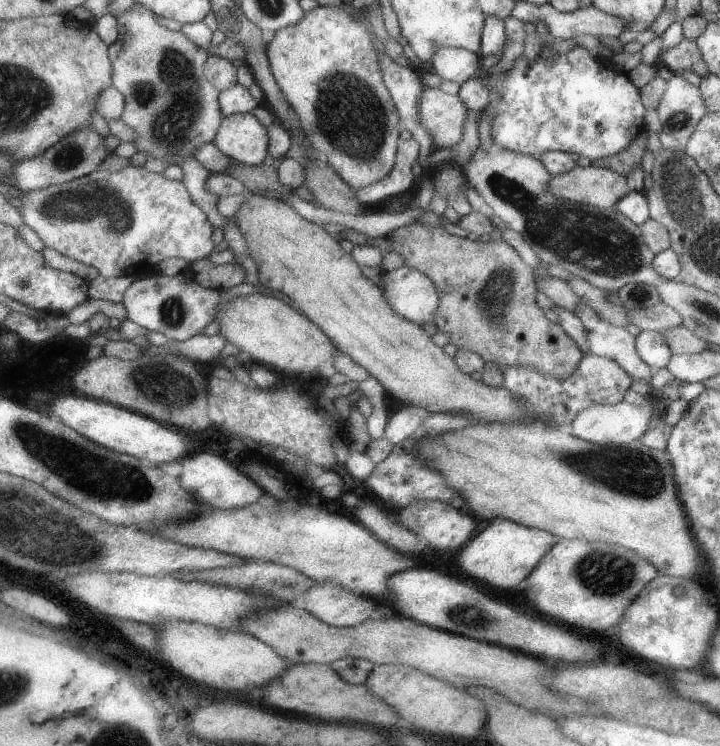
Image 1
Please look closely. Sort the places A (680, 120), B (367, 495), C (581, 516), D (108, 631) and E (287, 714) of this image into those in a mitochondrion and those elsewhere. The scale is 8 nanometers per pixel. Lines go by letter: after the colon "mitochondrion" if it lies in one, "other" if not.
A: mitochondrion
B: other
C: other
D: other
E: other

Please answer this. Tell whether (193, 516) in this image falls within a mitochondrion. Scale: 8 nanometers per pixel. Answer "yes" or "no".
no

